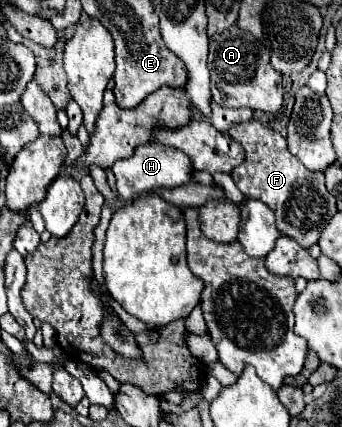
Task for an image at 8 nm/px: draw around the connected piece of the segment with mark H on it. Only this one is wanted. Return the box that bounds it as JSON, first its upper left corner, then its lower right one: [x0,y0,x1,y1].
[113,143,191,201]

